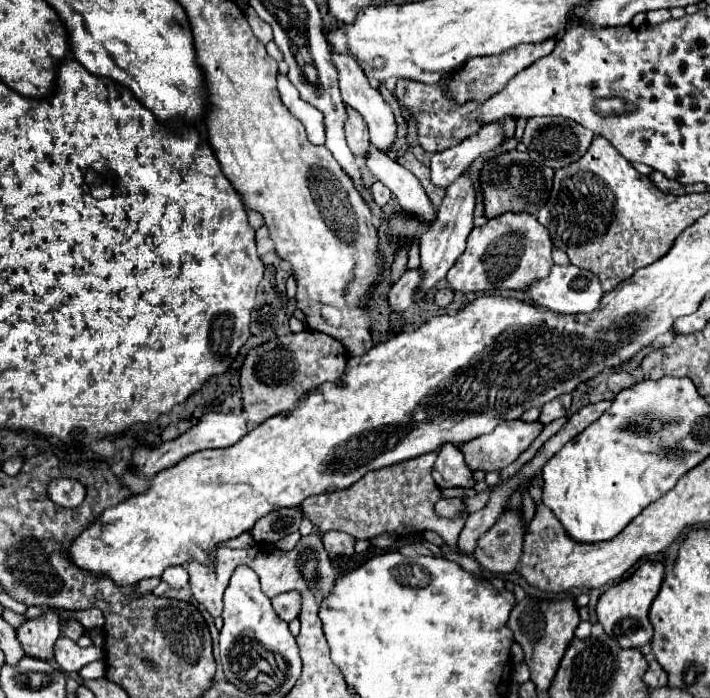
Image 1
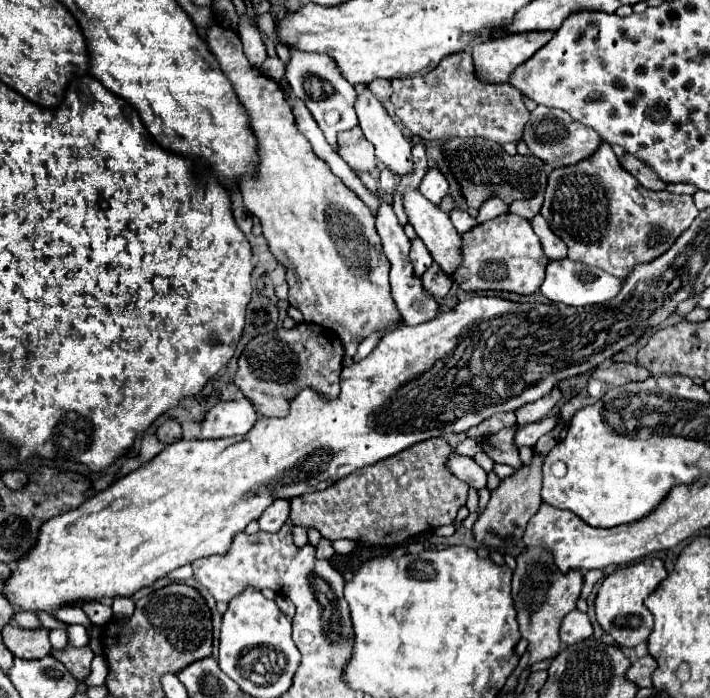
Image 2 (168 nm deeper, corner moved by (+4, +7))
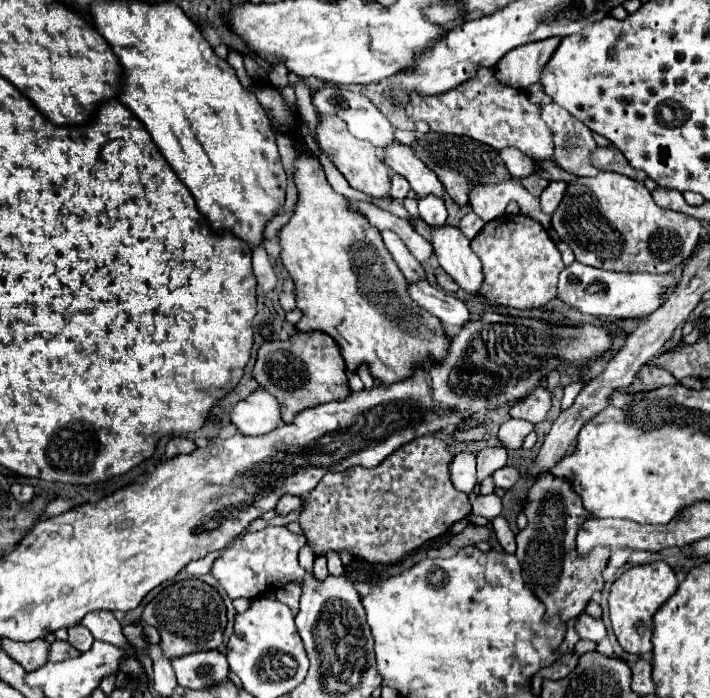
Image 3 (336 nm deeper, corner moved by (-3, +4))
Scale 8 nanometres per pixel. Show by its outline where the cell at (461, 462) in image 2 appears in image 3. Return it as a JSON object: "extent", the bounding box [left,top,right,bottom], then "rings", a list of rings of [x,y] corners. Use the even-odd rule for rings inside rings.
{"extent":[494,466,520,490],"rings":[[[504,466],[494,472],[494,484],[498,488],[510,490],[518,480],[520,480],[520,470],[516,466]]]}

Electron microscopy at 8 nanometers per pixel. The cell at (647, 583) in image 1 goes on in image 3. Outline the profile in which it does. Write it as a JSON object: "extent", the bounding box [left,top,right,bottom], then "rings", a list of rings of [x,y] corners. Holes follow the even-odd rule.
{"extent":[608,562,678,656],"rings":[[[652,562],[652,564],[644,564],[644,566],[634,566],[634,568],[626,570],[612,584],[612,590],[608,596],[610,620],[612,620],[612,628],[618,638],[618,644],[626,652],[638,654],[638,656],[652,652],[652,642],[650,642],[652,630],[654,630],[652,616],[676,592],[676,588],[678,588],[676,574],[666,562]]]}

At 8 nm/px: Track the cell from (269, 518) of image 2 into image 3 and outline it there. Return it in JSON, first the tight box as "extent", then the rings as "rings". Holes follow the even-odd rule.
{"extent":[276,496,302,516],"rings":[[[282,496],[282,500],[276,506],[276,514],[284,516],[284,514],[296,510],[300,504],[302,504],[302,498],[300,496]]]}

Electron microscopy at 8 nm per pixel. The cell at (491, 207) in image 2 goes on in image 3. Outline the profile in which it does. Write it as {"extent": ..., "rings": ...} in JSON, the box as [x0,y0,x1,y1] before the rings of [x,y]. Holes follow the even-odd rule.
{"extent":[470,180,550,230],"rings":[[[506,180],[498,184],[474,184],[470,190],[470,208],[484,222],[502,216],[510,202],[516,202],[523,215],[538,220],[546,230],[550,230],[550,216],[542,212],[540,198],[528,194],[528,190],[516,180]]]}

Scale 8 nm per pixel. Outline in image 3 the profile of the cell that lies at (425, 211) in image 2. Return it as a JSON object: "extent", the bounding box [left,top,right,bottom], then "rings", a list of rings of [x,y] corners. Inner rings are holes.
{"extent":[432,226,484,296],"rings":[[[452,226],[432,228],[432,246],[440,266],[458,282],[458,286],[472,296],[480,296],[484,282],[482,264],[474,256],[470,240],[462,230]]]}

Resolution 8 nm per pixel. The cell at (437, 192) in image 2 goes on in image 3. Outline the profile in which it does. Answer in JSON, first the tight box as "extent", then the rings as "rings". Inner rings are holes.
{"extent":[418,196,448,226],"rings":[[[434,196],[420,198],[418,200],[418,212],[420,212],[420,220],[426,222],[428,226],[444,226],[446,216],[448,216],[446,204]]]}

